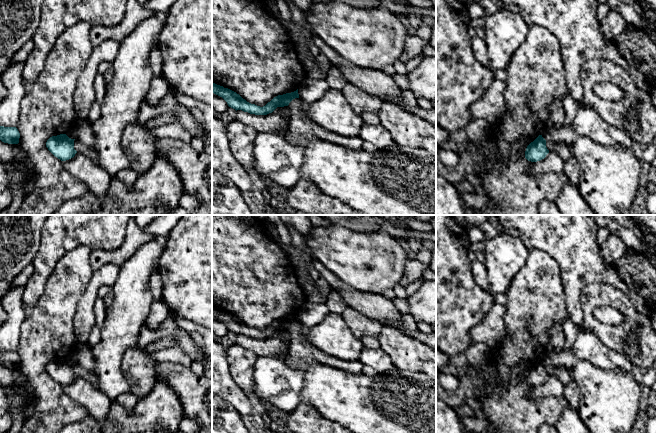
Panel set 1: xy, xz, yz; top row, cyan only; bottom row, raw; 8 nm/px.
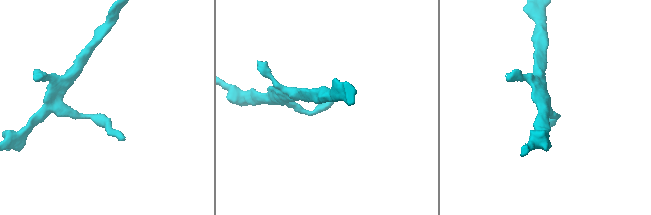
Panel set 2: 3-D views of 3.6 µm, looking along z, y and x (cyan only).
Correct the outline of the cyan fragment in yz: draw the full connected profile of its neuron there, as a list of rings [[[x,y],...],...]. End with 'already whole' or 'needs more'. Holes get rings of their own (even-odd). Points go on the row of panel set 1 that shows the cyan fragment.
[[[539,135],[533,142],[531,142],[525,151],[525,158],[531,162],[537,162],[546,157],[549,150],[546,147],[546,140]]]; already whole

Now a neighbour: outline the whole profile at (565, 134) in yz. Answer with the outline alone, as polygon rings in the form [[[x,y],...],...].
[[[565,125],[561,128],[546,127],[541,135],[546,141],[563,142],[570,147],[576,142],[579,137],[574,132],[571,125]]]

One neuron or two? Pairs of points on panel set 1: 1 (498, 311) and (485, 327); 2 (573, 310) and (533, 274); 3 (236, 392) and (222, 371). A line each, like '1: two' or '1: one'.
1: one
2: two
3: one

